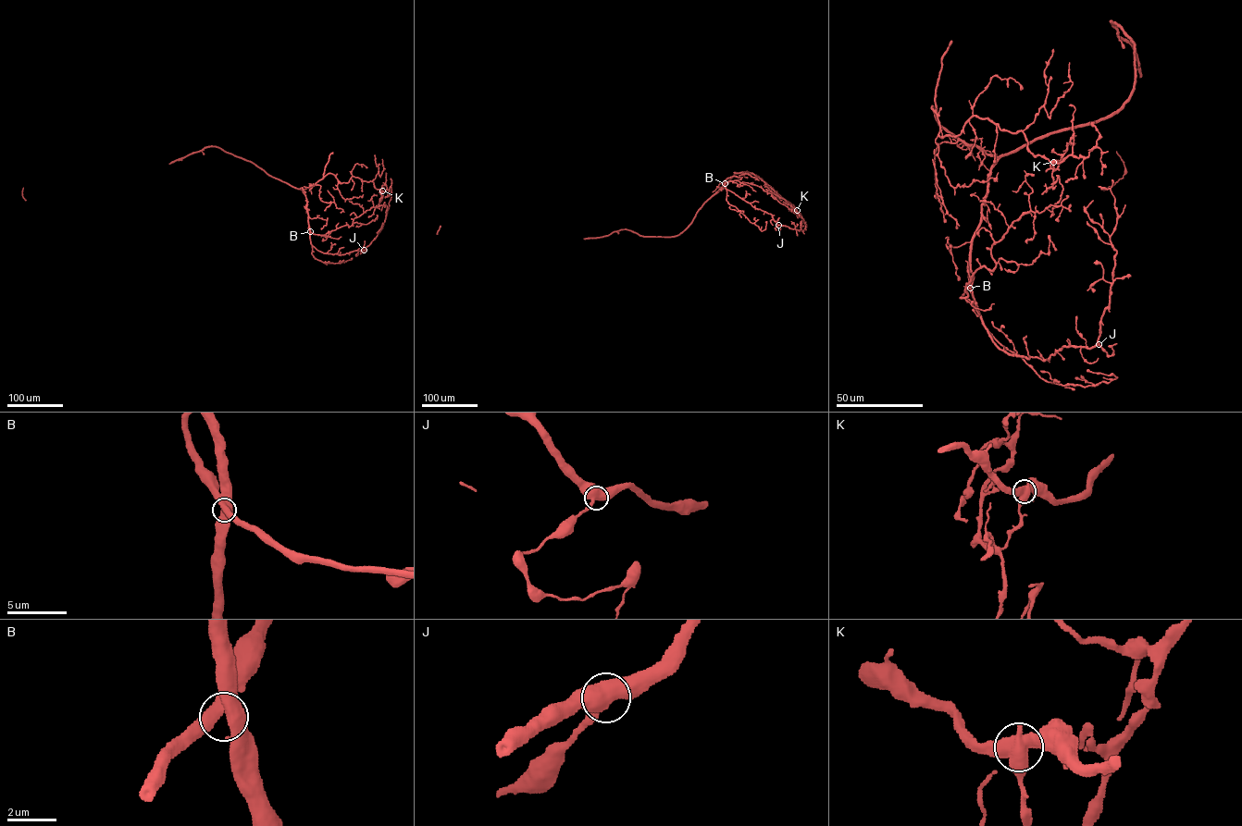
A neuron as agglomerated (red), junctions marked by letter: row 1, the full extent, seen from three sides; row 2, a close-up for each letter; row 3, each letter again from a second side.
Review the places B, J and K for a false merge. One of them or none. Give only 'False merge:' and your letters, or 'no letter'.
False merge: K

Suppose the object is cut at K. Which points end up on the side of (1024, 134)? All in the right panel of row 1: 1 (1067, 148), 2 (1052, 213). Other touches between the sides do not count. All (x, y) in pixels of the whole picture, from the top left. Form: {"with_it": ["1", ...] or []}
{"with_it": []}

